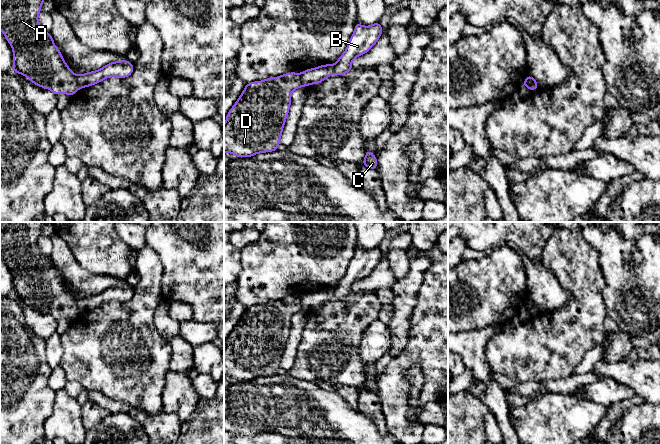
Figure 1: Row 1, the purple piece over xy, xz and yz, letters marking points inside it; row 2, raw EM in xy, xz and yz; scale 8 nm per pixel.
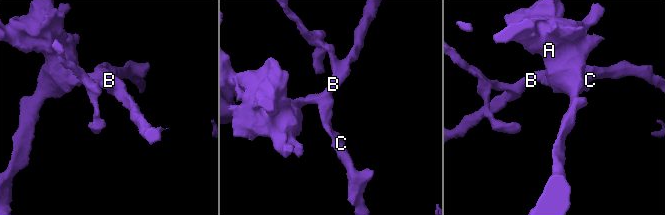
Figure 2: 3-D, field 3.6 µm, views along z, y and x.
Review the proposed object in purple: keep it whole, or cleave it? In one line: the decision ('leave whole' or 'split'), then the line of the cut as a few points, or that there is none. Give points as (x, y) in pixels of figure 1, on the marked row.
split; cut in xy along (76, 76), (79, 87)

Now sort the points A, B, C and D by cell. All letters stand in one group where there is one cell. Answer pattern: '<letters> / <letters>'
A D / B C

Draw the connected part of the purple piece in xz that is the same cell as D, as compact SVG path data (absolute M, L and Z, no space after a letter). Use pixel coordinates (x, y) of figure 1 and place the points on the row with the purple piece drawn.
M295 72L247 83L226 115L224 153L242 158L276 151L291 93L302 86L301 74Z

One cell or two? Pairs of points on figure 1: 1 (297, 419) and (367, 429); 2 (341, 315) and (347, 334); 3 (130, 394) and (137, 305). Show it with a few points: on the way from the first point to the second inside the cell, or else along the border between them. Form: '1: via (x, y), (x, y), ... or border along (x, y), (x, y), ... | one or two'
1: via (314, 419), (327, 419), (337, 429), (350, 429) | one
2: via (341, 320), (342, 329) | one
3: via (148, 372), (156, 360), (141, 327) | one

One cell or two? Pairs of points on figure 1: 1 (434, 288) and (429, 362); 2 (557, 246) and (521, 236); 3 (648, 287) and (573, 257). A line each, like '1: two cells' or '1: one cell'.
1: one cell
2: two cells
3: two cells

